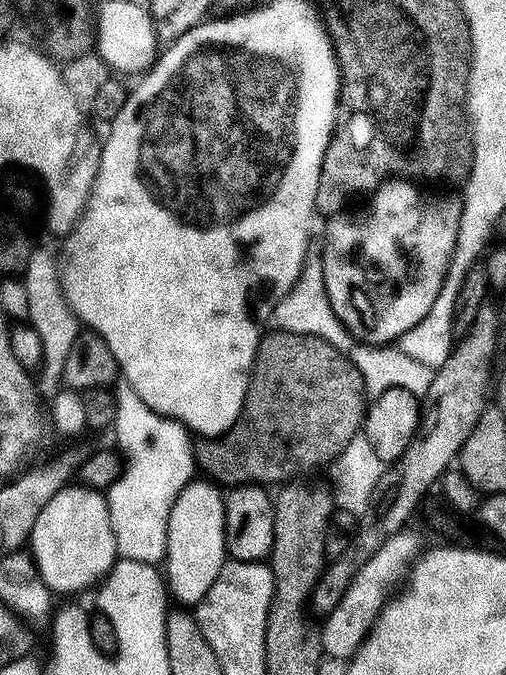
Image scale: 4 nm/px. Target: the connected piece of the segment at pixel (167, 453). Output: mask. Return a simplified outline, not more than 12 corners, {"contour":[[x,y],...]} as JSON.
{"contour":[[117,377],[126,452],[106,490],[117,555],[165,559],[173,504],[196,474],[183,423]]}

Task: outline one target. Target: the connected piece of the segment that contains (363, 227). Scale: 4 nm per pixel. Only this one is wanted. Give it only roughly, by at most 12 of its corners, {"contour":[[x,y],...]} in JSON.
{"contour":[[389,178],[324,228],[334,314],[388,346],[445,290],[464,209]]}

